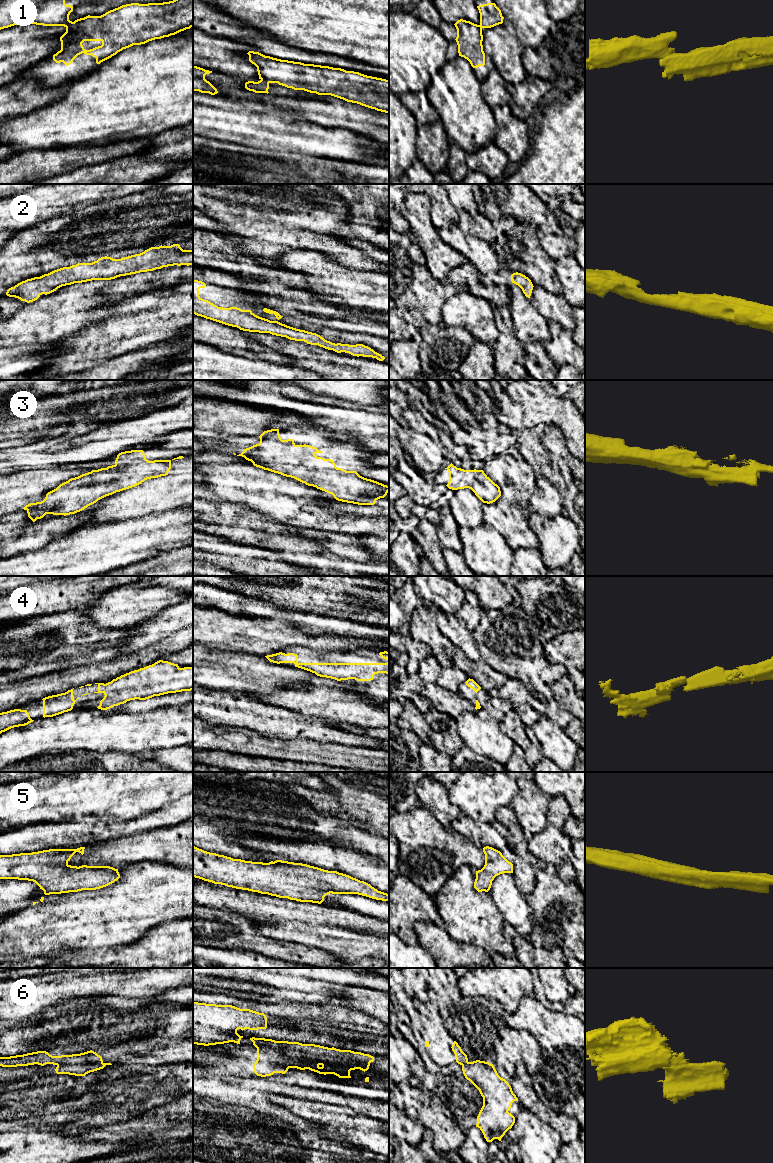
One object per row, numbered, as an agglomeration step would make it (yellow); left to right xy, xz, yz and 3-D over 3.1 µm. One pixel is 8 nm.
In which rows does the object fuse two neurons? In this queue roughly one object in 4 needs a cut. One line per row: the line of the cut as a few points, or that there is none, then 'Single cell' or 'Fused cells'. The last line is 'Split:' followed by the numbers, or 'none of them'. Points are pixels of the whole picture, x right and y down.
1: Split along xz (261, 79), (269, 82). Fused cells
2: No split. Single cell
3: No split. Single cell
4: No split. Single cell
5: No split. Single cell
6: Split along xy (102, 1062), (59, 1063), (57, 1065). Fused cells
Split: 1, 6

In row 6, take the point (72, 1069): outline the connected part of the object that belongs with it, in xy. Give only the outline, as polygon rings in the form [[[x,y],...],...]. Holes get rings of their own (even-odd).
[[[93,1063],[93,1064],[59,1064],[55,1071],[57,1074],[69,1074],[75,1076],[85,1076],[90,1072],[103,1069],[111,1063]]]

